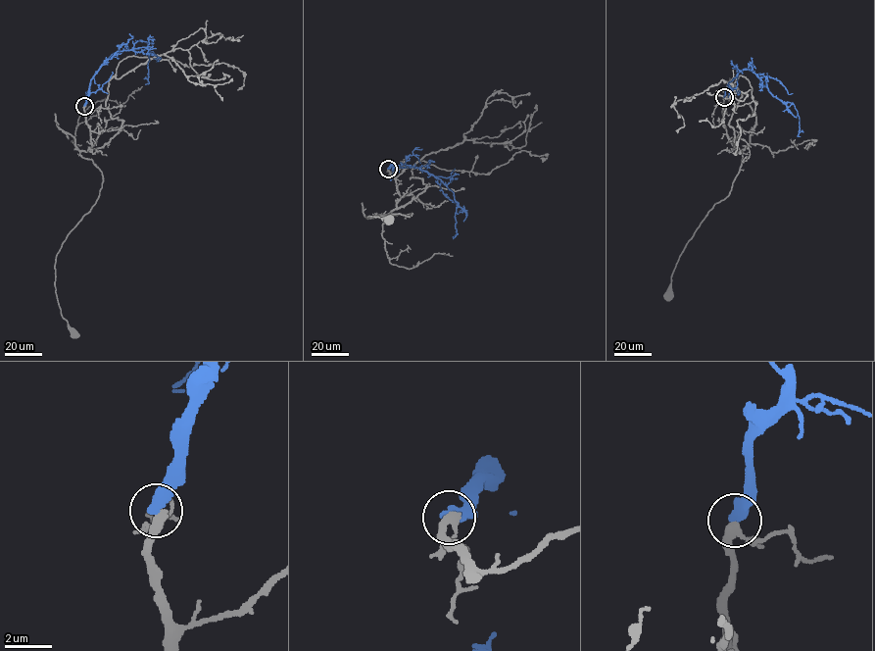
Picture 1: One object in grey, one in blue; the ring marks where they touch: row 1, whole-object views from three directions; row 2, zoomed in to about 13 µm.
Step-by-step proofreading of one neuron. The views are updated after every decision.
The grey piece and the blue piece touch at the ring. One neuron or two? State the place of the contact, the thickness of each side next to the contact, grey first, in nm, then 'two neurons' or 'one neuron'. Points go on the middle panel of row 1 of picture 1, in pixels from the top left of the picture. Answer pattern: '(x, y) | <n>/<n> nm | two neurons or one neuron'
(388, 169) | 320/480 nm | two neurons

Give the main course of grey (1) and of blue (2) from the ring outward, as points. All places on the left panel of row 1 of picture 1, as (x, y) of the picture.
1: (84, 106), (93, 145), (80, 154), (101, 172), (102, 187), (68, 235), (55, 266), (58, 304), (74, 332)
2: (84, 106), (93, 75), (113, 54), (129, 50), (152, 55), (150, 52), (149, 83), (145, 84)

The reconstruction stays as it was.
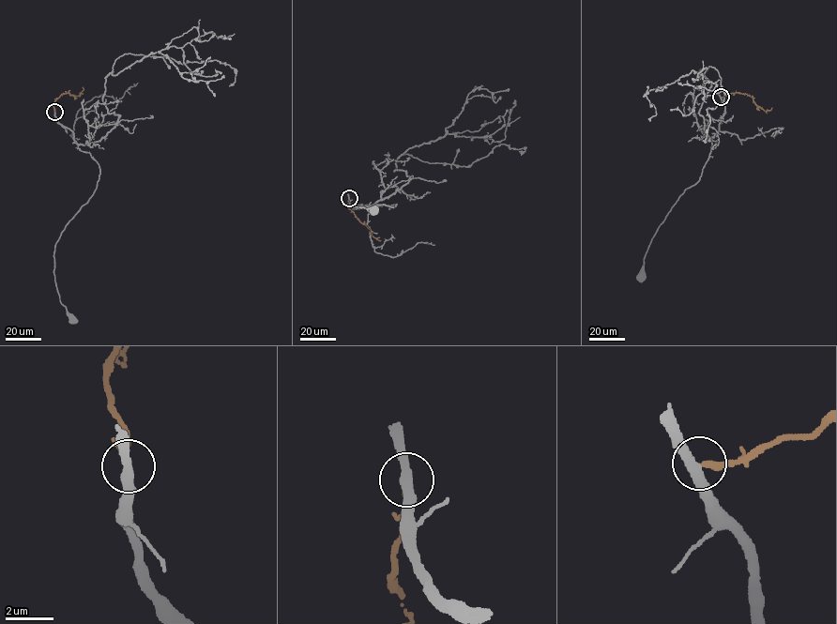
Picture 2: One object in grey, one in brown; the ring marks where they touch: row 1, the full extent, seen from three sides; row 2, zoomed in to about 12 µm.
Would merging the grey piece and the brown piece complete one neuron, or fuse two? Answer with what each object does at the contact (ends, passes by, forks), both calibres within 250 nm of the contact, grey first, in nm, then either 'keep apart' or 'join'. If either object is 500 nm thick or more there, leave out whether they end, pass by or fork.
grey passes by; brown ends there; 400 nm thick on the grey side, 240 nm on the other; join

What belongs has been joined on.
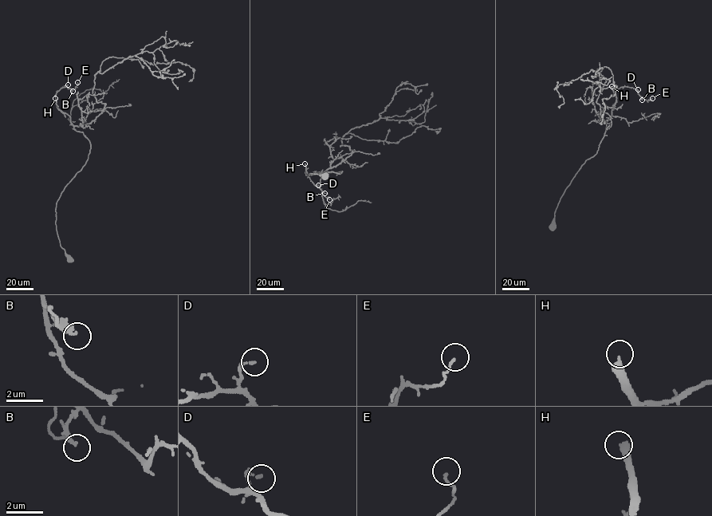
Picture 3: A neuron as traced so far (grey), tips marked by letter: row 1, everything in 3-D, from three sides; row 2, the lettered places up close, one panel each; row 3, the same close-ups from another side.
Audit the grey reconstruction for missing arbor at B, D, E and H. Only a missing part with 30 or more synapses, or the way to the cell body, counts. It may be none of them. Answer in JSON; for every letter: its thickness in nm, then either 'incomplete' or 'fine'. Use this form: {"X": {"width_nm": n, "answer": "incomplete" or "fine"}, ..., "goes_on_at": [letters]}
{"B": {"width_nm": 100, "answer": "fine"}, "D": {"width_nm": 170, "answer": "fine"}, "E": {"width_nm": 120, "answer": "fine"}, "H": {"width_nm": 360, "answer": "incomplete"}, "goes_on_at": ["H"]}

